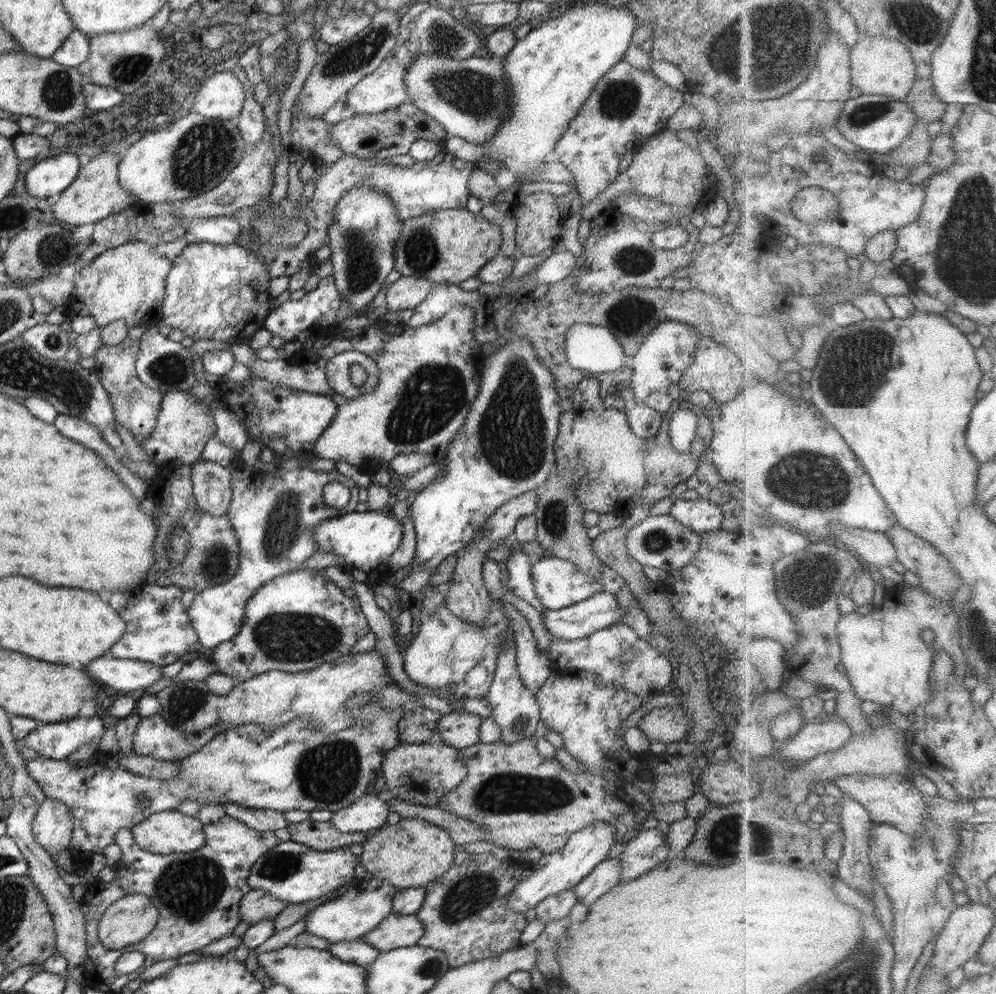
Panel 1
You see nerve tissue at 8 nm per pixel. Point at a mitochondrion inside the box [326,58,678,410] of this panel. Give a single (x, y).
(479, 96)

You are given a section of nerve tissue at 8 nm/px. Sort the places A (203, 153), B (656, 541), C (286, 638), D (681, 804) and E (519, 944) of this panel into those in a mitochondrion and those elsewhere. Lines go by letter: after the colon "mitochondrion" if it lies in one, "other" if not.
A: mitochondrion
B: mitochondrion
C: mitochondrion
D: other
E: other

